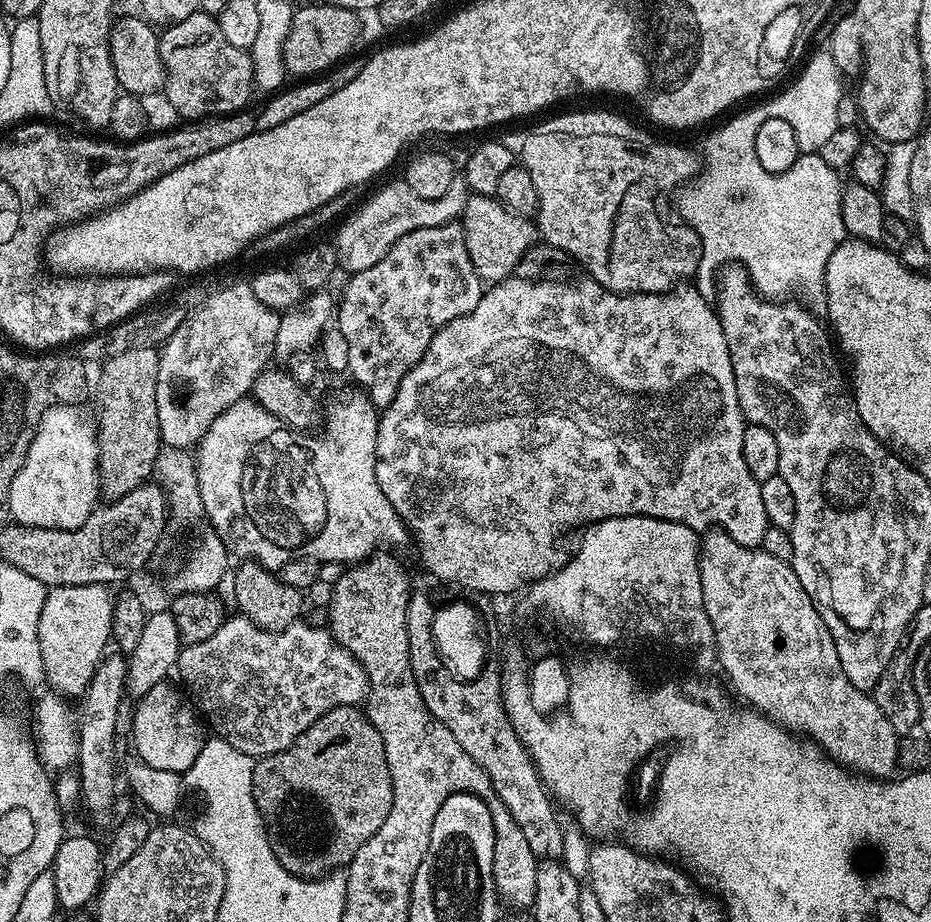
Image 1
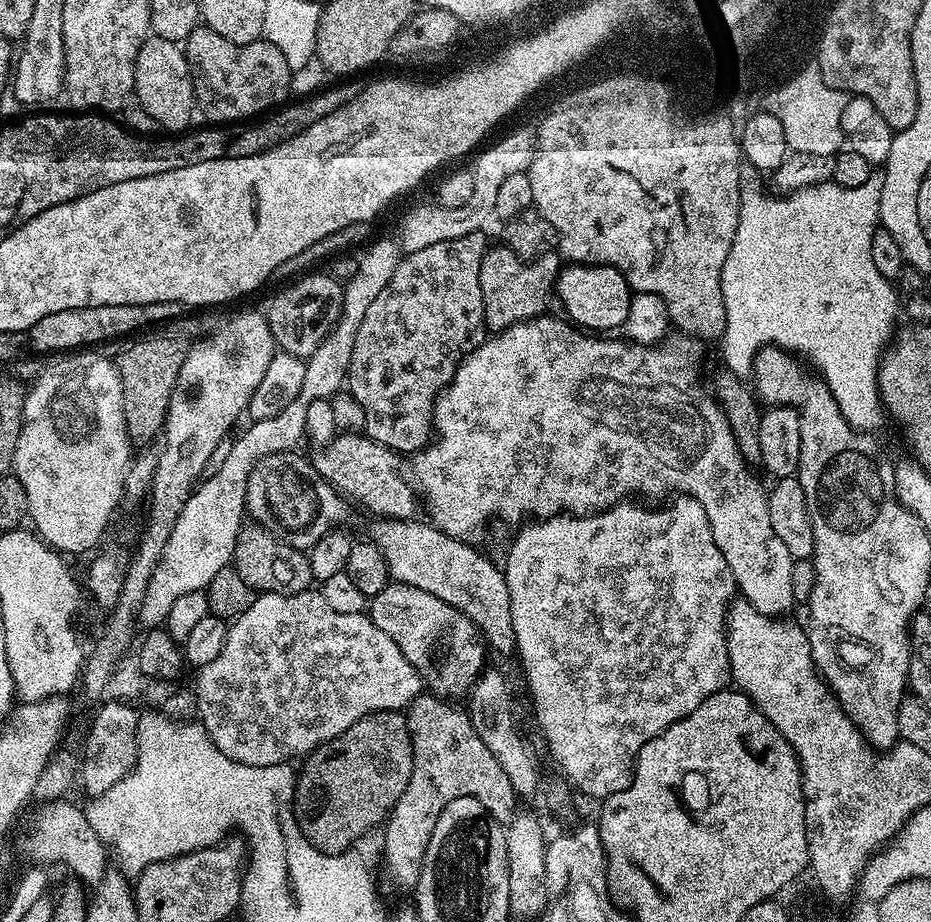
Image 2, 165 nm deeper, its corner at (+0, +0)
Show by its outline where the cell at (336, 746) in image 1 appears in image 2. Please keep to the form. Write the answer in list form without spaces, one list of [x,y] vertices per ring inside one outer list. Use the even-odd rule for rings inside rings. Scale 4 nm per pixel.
[[[403,711],[371,712],[364,716],[350,730],[326,741],[313,752],[307,753],[304,769],[299,769],[294,797],[296,821],[306,839],[321,852],[339,854],[353,847],[355,840],[360,840],[372,827],[383,825],[388,814],[402,798],[410,782],[414,766],[412,753],[412,735],[408,729],[408,717]]]

